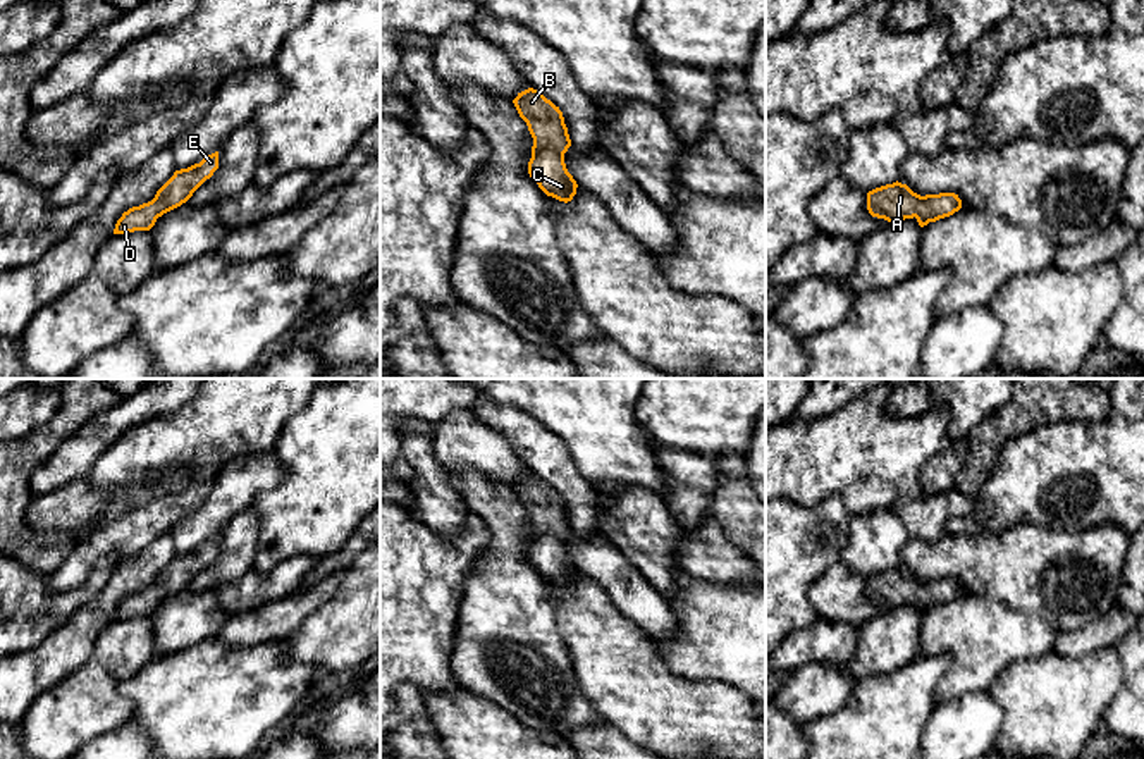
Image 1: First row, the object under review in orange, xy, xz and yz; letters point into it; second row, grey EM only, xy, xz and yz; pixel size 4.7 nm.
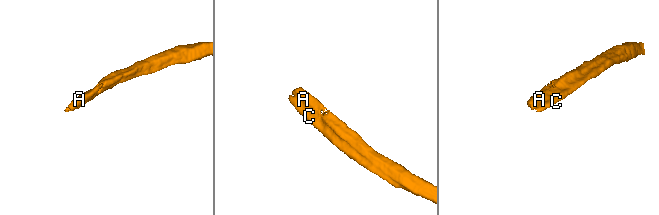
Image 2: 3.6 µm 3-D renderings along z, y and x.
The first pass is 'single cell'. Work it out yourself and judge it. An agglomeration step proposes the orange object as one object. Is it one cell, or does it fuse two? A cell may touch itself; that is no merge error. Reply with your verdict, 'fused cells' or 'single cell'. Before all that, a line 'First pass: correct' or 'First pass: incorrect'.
First pass: correct
single cell

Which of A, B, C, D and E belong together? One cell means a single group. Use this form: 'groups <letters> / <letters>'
groups A B C D E

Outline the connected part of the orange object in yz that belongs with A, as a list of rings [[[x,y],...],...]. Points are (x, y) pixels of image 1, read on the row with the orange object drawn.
[[[898,181],[867,193],[869,213],[888,222],[915,217],[919,225],[924,227],[929,222],[953,215],[960,208],[962,200],[955,193],[920,196]]]

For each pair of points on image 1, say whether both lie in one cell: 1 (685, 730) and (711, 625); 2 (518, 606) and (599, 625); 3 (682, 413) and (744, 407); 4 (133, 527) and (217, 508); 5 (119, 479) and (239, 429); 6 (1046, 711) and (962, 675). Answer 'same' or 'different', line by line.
1: different
2: different
3: same
4: different
5: same
6: different

